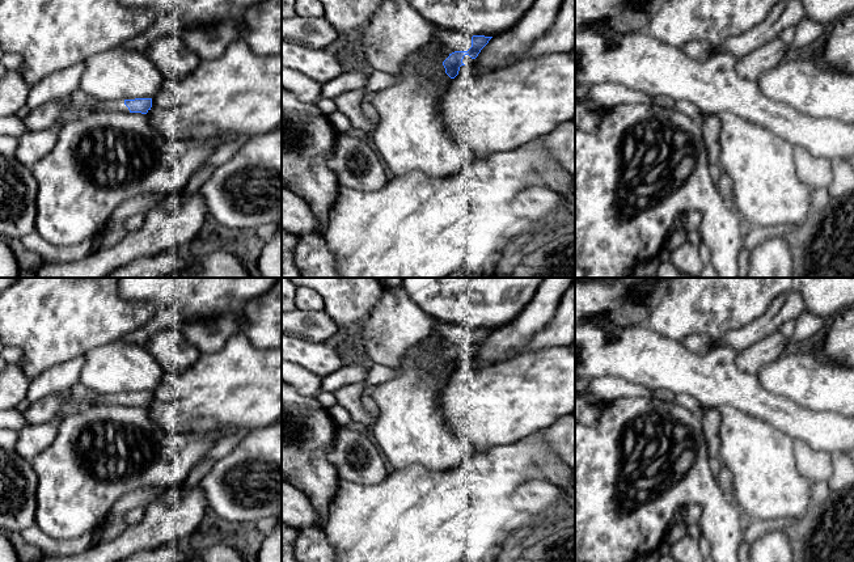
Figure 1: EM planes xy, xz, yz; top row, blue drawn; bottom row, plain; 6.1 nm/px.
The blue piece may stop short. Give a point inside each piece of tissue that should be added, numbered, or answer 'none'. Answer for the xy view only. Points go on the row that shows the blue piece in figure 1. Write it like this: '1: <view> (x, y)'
1: xy (32, 147)

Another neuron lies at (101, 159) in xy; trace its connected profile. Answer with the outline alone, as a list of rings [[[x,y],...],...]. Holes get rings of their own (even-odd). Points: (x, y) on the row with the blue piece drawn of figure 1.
[[[92,111],[64,122],[51,152],[30,168],[38,183],[35,231],[51,245],[75,246],[102,233],[124,200],[145,194],[158,198],[181,194],[215,149],[214,140],[170,141],[152,128],[147,114],[141,113]]]

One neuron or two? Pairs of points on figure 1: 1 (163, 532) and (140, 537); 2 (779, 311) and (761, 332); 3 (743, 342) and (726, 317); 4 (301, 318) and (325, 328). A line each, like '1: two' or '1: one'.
1: one
2: one
3: two
4: one

